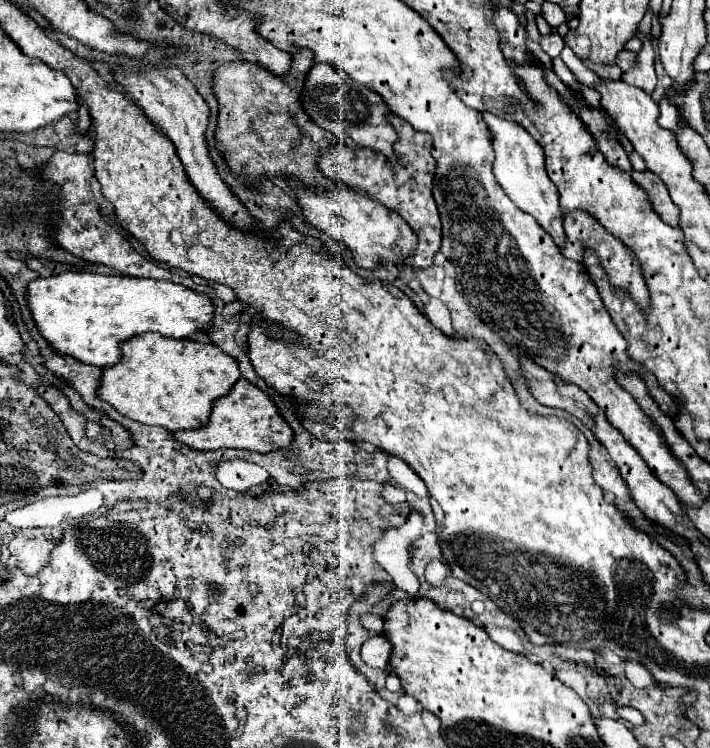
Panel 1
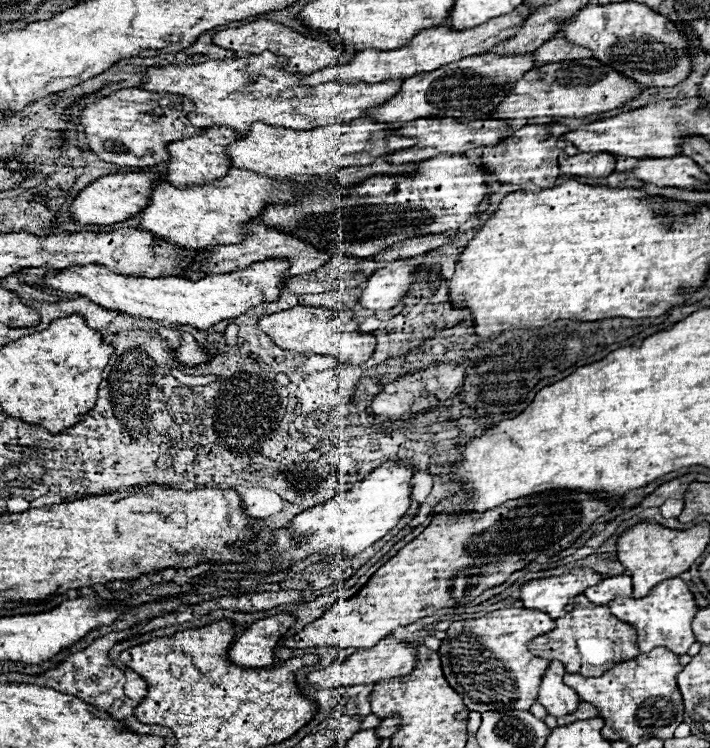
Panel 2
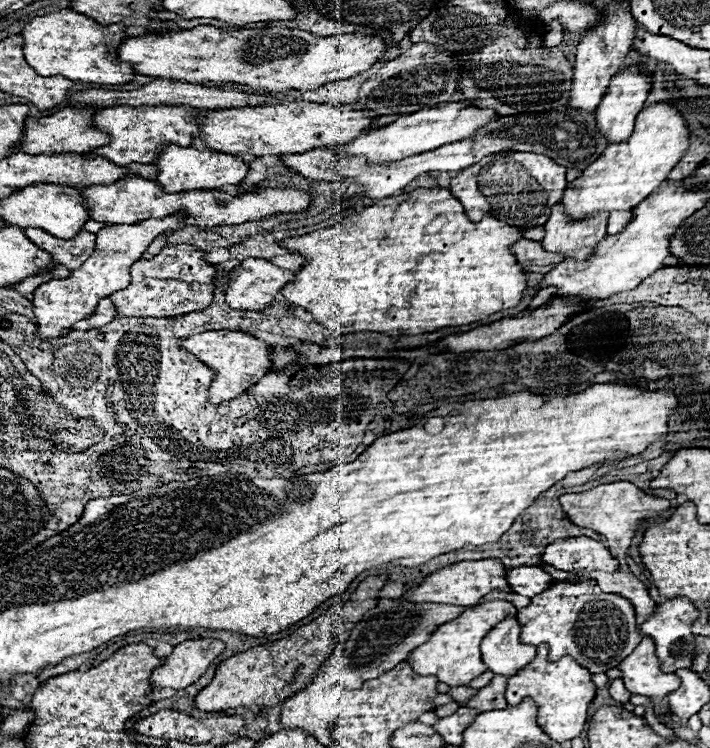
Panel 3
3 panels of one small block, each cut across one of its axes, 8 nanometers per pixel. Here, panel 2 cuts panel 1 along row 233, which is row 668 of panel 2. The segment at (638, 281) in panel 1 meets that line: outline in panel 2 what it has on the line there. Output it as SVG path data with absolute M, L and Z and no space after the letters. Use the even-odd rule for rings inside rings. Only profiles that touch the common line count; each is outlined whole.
M584 594L574 598L574 610L556 620L556 628L544 636L530 640L528 644L534 656L546 660L560 660L570 674L602 676L612 664L630 660L640 654L636 646L636 632L632 624L626 624L610 614L608 606L596 606L586 600Z

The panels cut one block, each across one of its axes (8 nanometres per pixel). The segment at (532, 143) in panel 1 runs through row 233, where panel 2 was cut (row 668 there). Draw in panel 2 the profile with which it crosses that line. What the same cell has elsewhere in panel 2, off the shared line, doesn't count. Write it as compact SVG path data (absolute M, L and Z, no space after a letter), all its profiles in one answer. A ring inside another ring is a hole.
M558 660L550 662L548 670L542 676L540 690L538 690L538 702L546 708L548 714L556 718L572 714L576 706L580 704L578 694L572 688L566 688L566 684L562 684L564 674L566 670L562 664L558 664Z

